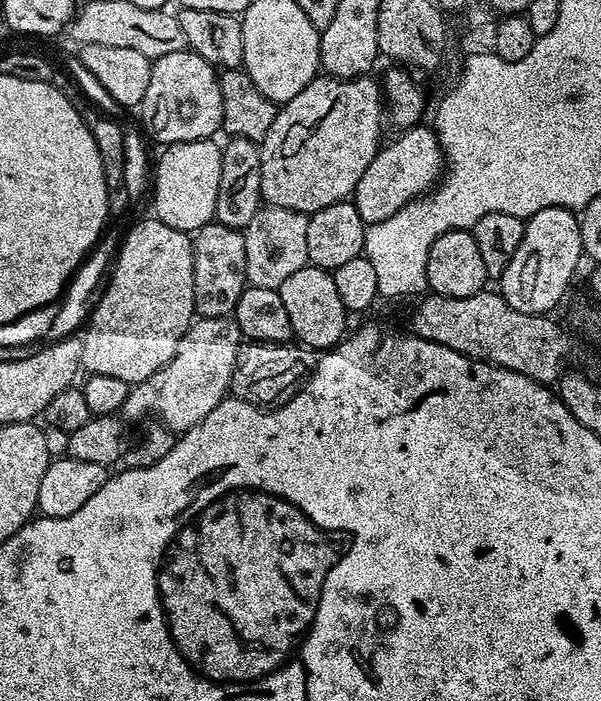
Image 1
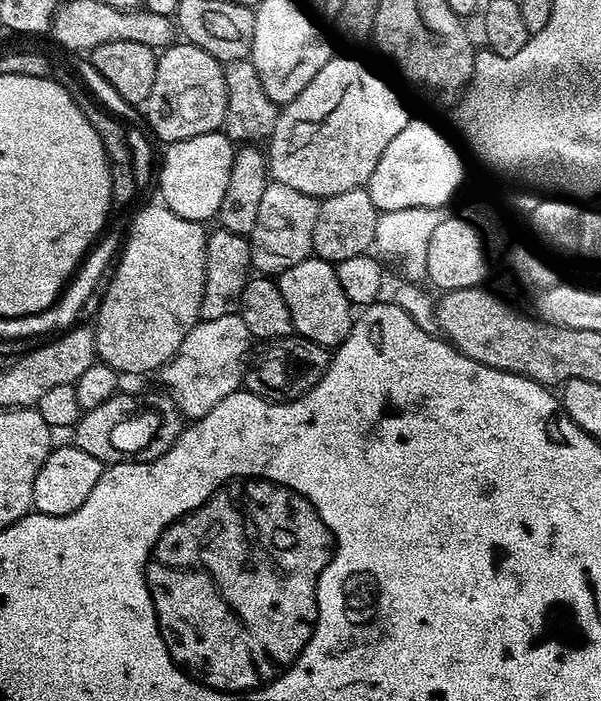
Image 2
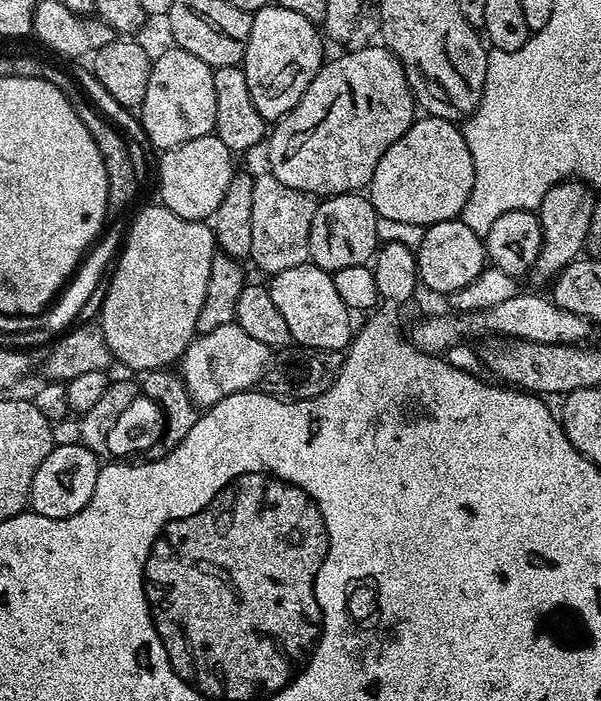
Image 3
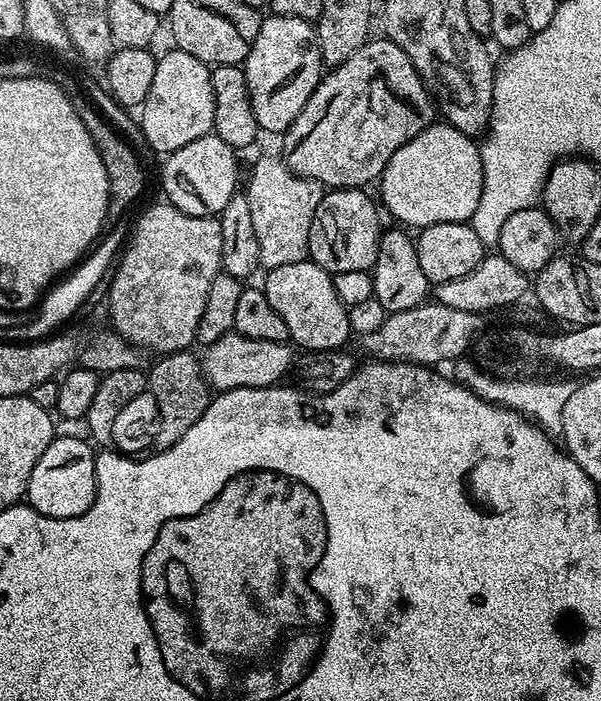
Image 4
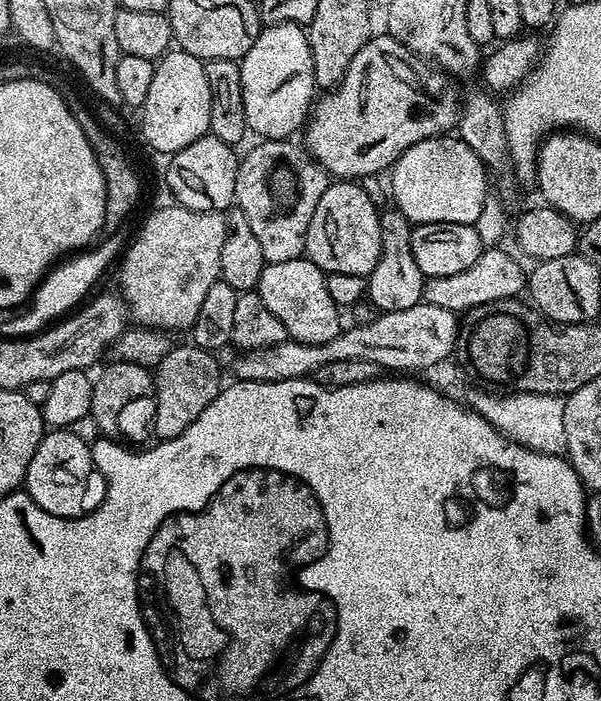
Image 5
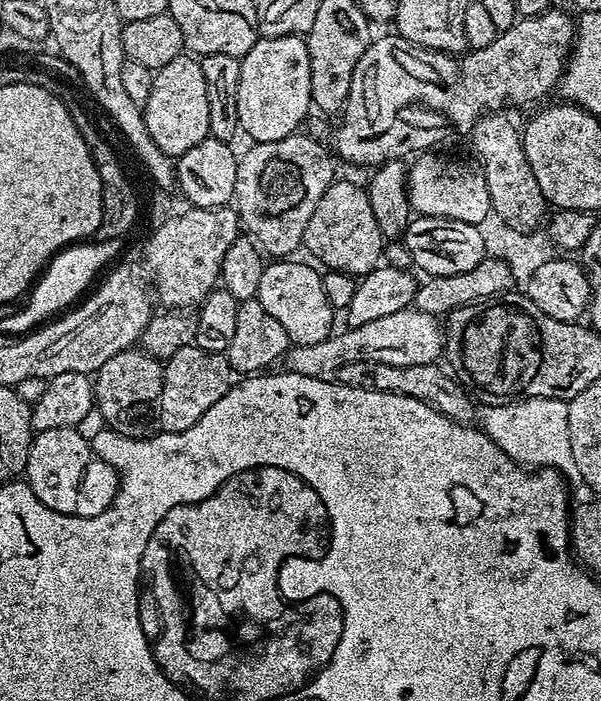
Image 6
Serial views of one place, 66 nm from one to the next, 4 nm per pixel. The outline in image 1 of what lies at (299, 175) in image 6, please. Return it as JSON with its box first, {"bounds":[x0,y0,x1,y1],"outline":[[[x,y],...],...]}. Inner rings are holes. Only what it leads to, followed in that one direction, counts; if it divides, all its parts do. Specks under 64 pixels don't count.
{"bounds":[243,206,309,289],"outline":[[[262,206],[256,216],[243,229],[246,242],[246,274],[247,283],[254,288],[279,289],[290,274],[298,274],[298,270],[309,267],[306,250],[306,226],[308,216],[295,212],[293,208],[277,208]]]}

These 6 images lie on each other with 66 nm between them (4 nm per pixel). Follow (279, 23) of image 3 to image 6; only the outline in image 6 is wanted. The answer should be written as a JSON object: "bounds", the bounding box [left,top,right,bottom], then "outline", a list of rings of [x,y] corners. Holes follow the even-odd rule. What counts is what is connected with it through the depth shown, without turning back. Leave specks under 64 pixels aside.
{"bounds":[238,36,313,142],"outline":[[[266,36],[240,61],[238,122],[249,141],[278,142],[293,135],[313,107],[310,86],[310,54],[304,36]]]}

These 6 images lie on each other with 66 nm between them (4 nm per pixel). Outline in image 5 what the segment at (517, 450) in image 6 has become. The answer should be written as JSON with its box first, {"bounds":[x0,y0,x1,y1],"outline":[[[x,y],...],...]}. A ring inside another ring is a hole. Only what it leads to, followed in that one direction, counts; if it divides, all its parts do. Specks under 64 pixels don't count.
{"bounds":[426,358,566,456],"outline":[[[449,358],[442,362],[434,362],[434,366],[426,369],[427,383],[433,386],[448,384],[447,391],[455,399],[467,402],[472,411],[477,412],[482,418],[486,418],[486,422],[493,424],[509,440],[515,440],[517,444],[532,448],[535,452],[548,452],[551,456],[561,455],[565,451],[566,422],[564,421],[564,400],[561,397],[534,394],[533,392],[511,394],[497,394],[492,390],[476,392],[477,385],[470,379],[465,365],[463,363],[455,364],[454,361],[455,359]]]}

